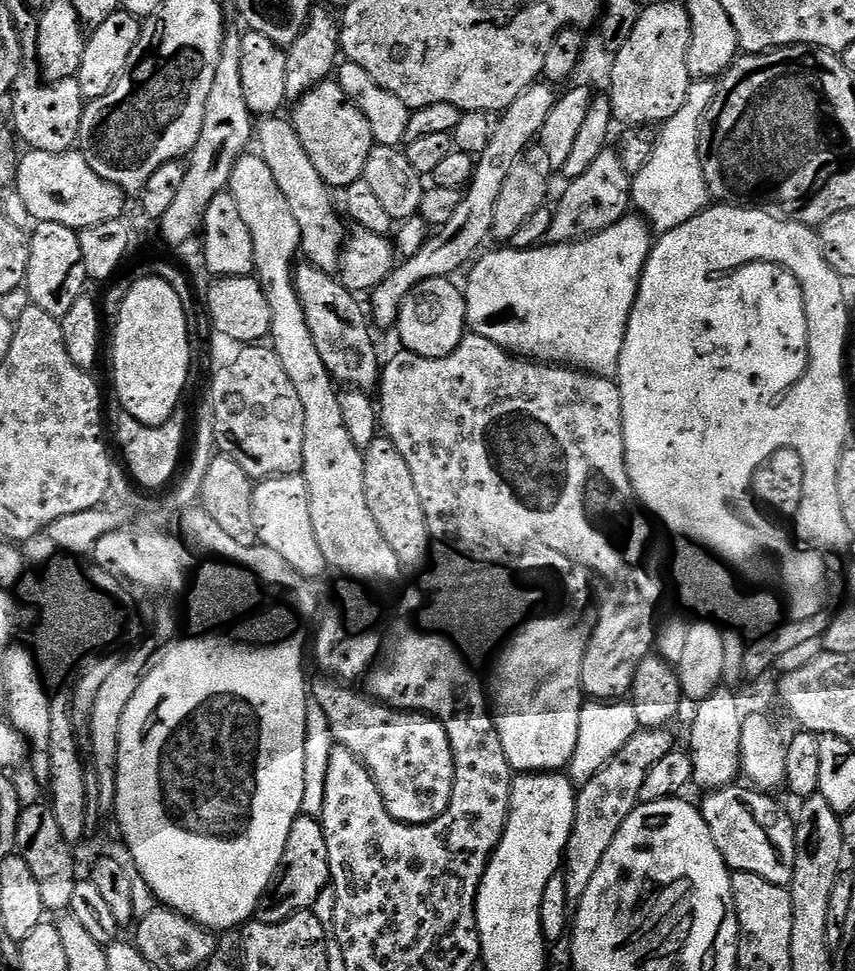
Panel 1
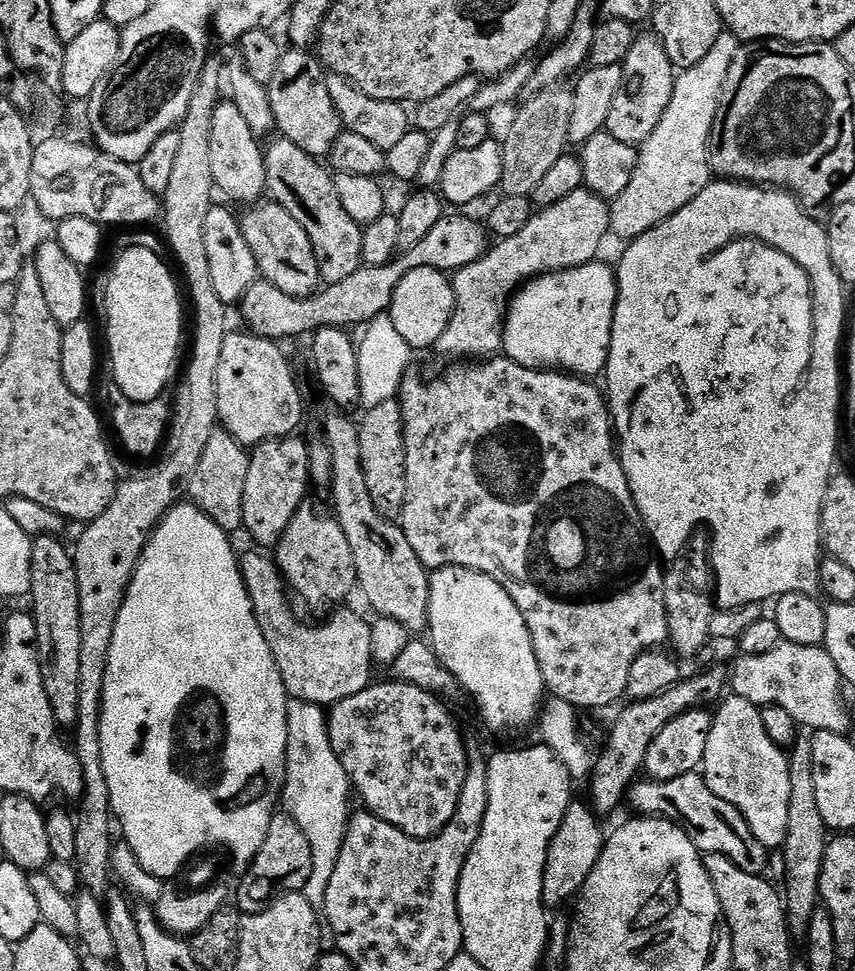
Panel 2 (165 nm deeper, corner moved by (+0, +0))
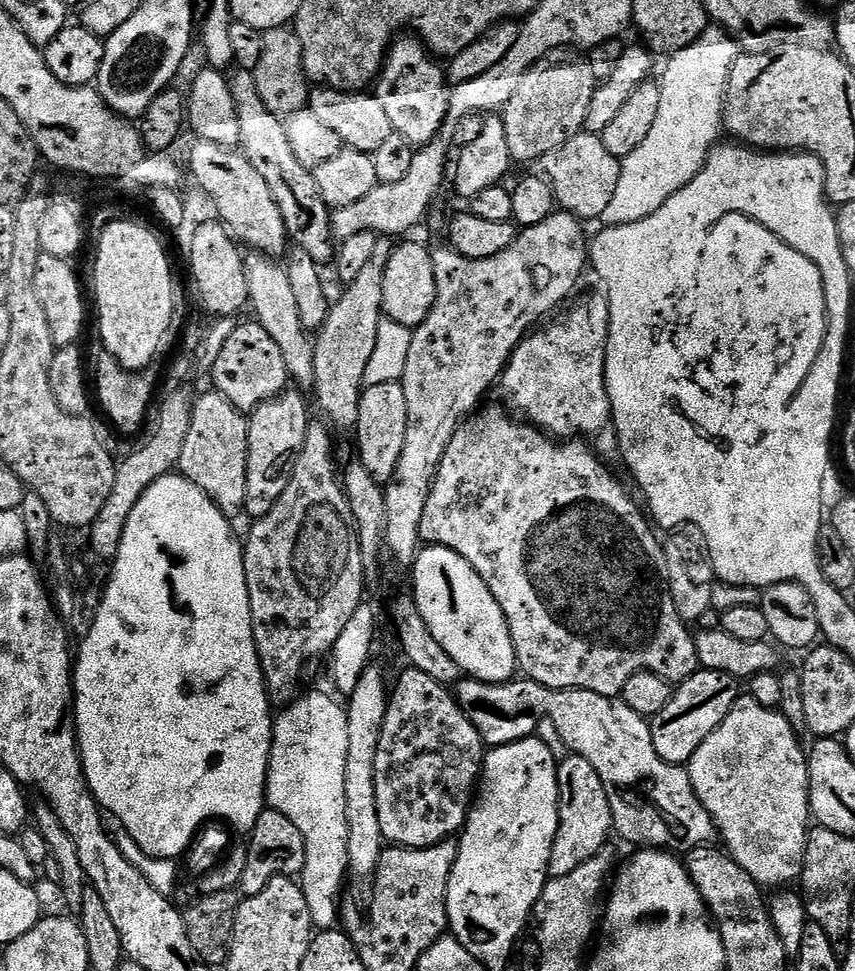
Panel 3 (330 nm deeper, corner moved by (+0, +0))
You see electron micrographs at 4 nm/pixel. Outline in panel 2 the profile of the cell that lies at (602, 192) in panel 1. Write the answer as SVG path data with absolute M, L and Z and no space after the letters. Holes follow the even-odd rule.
M580 187L560 202L541 207L518 234L496 240L481 260L456 271L451 277L456 304L435 351L449 356L452 362L495 357L504 343L504 316L516 289L537 276L593 263L612 227L611 213L609 201Z

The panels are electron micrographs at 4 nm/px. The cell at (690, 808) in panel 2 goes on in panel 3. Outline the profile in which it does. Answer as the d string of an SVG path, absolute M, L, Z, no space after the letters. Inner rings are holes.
M462 678L454 686L454 695L490 748L525 740L541 719L552 719L565 749L573 756L586 758L598 770L610 802L615 835L620 835L626 843L640 844L636 846L648 850L687 854L717 839L716 824L694 794L687 767L667 764L658 758L649 721L635 713L623 699L594 694L594 690L557 691L527 678L502 684Z

